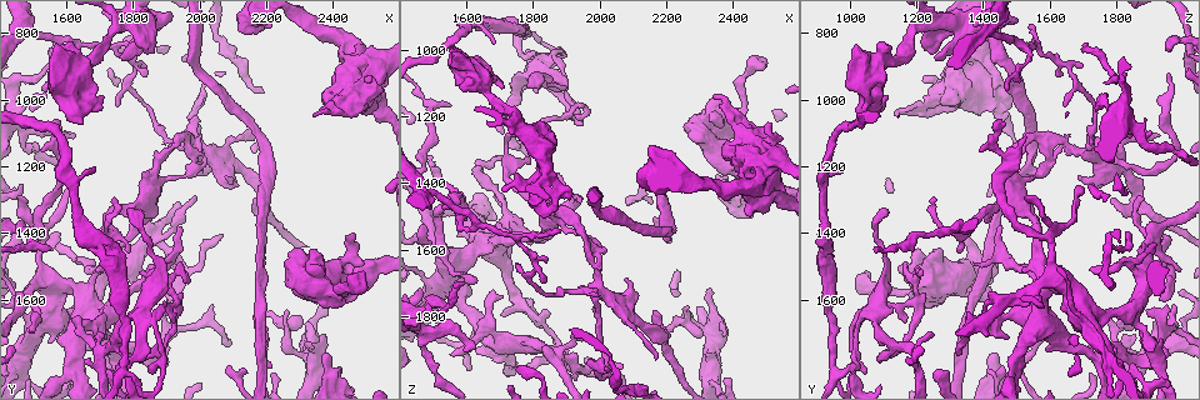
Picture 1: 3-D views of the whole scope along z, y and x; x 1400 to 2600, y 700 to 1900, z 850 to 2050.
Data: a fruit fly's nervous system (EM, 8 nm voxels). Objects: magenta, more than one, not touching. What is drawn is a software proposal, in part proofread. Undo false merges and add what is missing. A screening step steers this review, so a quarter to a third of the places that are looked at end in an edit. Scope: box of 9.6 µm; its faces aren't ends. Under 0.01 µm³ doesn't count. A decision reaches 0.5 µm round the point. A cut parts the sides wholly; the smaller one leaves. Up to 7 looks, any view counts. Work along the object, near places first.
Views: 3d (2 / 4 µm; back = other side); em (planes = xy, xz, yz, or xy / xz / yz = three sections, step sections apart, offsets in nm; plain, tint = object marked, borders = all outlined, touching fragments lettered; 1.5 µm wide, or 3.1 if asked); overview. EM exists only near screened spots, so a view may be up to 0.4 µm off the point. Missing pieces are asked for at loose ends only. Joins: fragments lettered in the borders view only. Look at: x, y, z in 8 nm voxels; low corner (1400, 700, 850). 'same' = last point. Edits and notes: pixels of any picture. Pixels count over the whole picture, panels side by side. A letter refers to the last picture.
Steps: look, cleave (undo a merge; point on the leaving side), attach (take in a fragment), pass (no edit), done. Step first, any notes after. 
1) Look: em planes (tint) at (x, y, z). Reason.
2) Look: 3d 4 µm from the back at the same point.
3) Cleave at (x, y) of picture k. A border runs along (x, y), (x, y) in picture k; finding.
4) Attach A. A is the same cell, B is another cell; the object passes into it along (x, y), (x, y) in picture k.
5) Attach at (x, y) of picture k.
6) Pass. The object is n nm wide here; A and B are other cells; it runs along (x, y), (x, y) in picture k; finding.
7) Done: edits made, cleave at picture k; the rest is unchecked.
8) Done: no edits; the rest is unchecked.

Look: em planes (borders) at (1940, 1230, 1550). Touches itself.

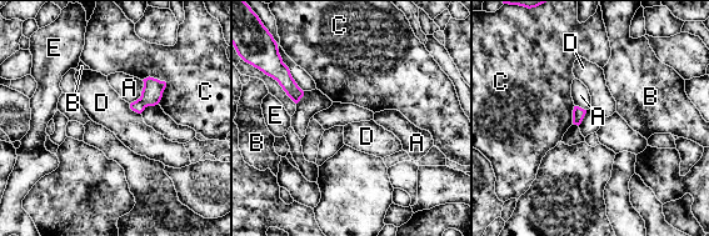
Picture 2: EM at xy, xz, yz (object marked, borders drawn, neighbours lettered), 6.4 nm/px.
Pass. The longest contact is with C, 200 nm; A, B, C, D and E are other cells; a border runs along (149, 75), (165, 83), (159, 103) in picture 2; all the same neuron.

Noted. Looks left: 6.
Look: 3d 4 µm at (2110, 1120, 1840).

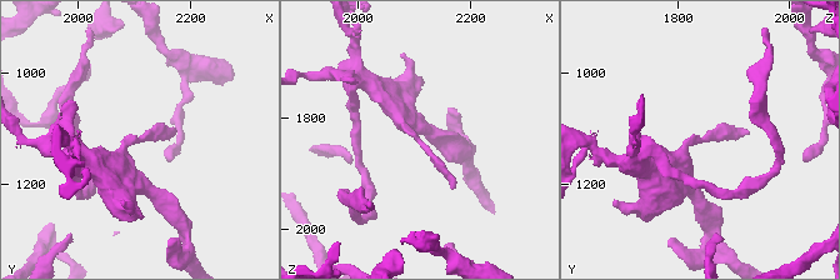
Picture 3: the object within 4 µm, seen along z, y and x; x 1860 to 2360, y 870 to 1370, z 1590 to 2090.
Look: em planes (tint) at (2105, 1115, 1835).

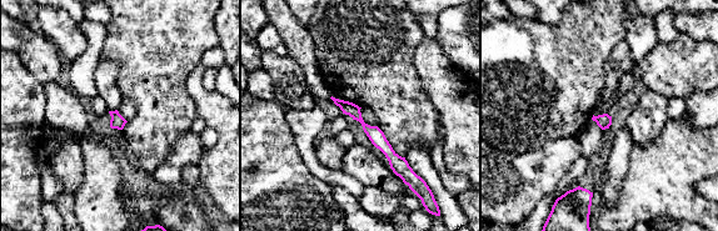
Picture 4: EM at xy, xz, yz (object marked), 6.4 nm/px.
Look: em planes (borders) at the same point. What lies round it.

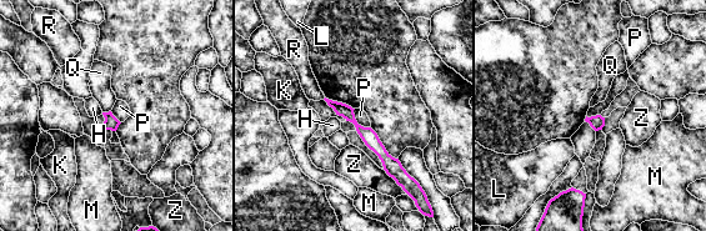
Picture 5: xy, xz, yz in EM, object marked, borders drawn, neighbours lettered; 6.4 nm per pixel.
Pass. H, K, L, M, P, Q, R and Z are other cells; it runs along (333, 104), (357, 125), (401, 174) in picture 5; all the same neuron.

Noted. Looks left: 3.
Look: em xz step 4 (borders) at (2020, 920, 1950). Tapers out.

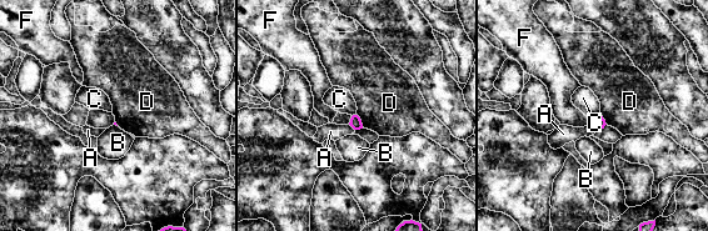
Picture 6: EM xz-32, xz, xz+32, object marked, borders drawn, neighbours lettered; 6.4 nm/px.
Look: em planes (borders) at the same point. Cut it another way.

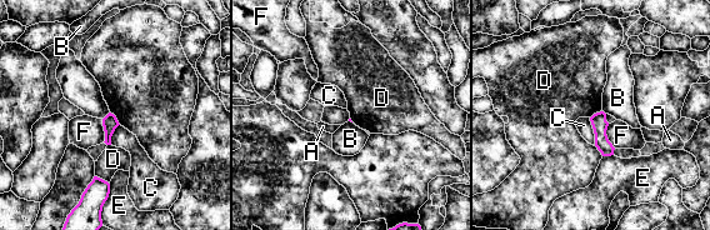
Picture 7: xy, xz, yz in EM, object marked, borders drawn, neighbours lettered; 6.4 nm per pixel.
Pass. A, B, C, D, E and F are other cells; a border runs along (95, 175), (109, 184) in picture 7; no lettered fragment goes on from it.

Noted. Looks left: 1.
Done: no edits; the rest is unchecked.

